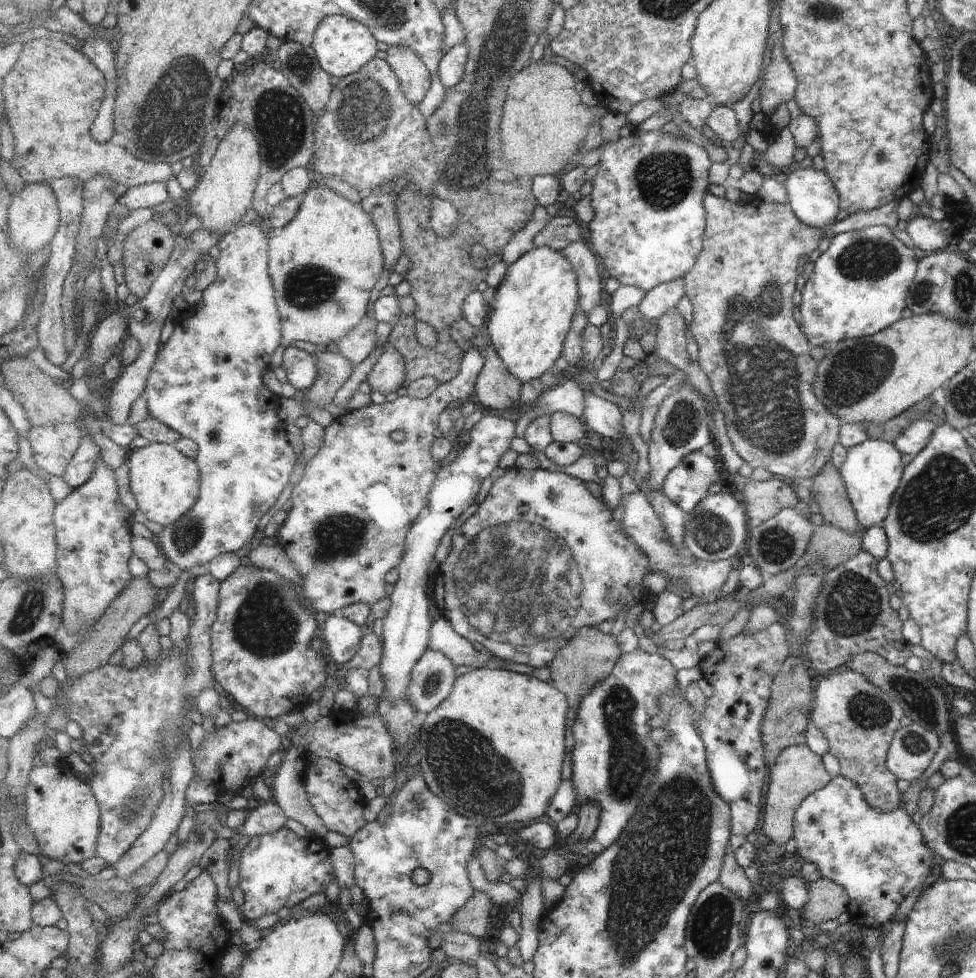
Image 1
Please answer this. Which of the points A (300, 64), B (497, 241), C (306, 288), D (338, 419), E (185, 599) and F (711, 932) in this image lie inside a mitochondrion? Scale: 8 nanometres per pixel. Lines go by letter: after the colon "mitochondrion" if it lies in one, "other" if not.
A: mitochondrion
B: other
C: mitochondrion
D: other
E: other
F: mitochondrion

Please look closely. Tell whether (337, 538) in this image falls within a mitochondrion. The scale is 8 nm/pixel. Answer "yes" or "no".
yes

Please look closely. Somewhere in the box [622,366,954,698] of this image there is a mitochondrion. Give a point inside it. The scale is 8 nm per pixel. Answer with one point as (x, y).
(851, 608)

